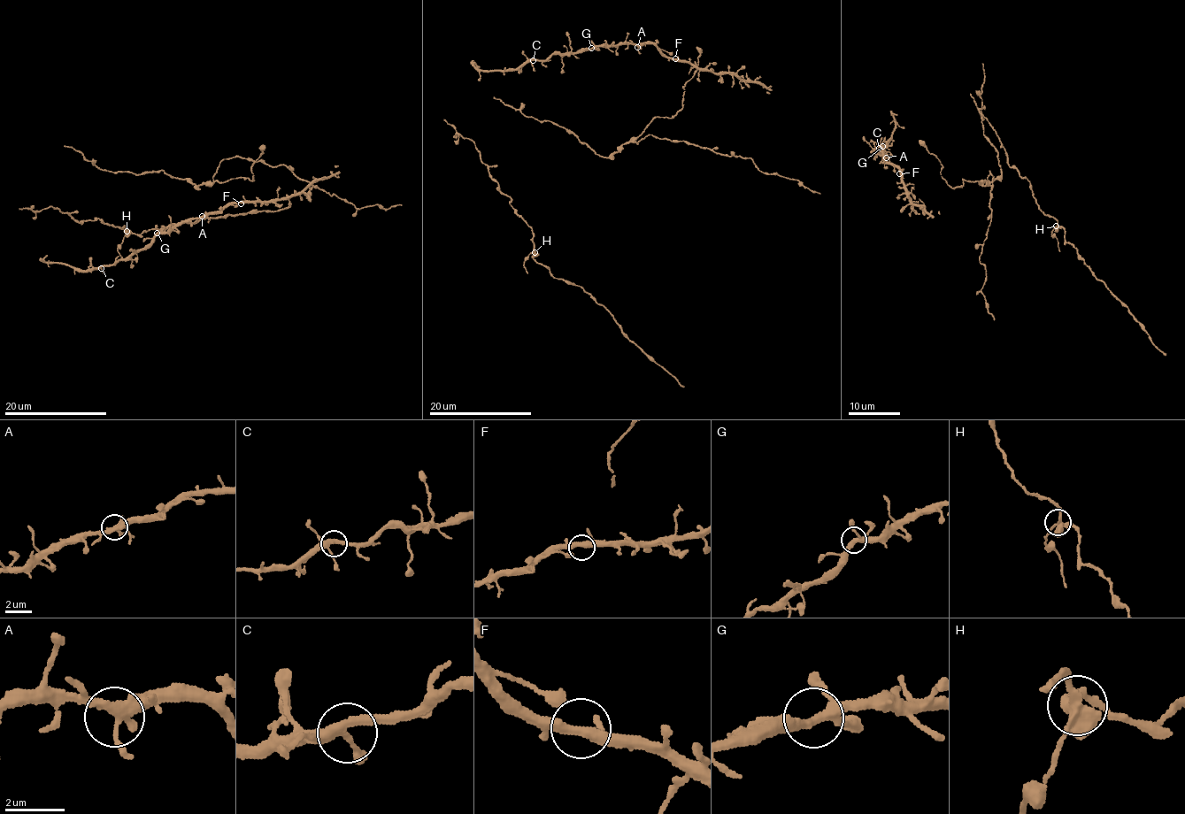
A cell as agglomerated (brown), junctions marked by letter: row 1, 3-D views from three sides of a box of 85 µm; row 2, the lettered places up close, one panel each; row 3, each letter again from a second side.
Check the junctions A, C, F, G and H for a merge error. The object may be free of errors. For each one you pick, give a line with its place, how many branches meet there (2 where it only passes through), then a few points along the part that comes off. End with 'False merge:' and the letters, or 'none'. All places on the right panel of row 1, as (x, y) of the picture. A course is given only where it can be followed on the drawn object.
H: Place: (1056, 226). Branches: 4. Course of the part to remove: (1057, 226), (1052, 236), (1056, 237), (1059, 252)
False merge: H

